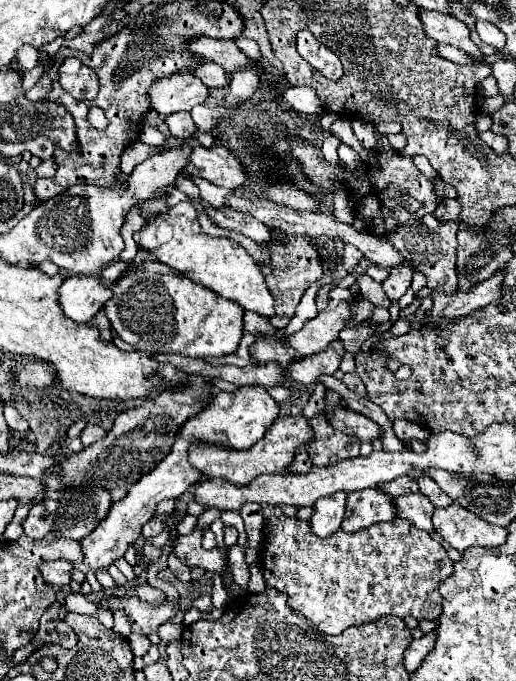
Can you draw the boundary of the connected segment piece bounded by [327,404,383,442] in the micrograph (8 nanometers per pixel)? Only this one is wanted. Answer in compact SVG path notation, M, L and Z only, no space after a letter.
M339 404L333 406L333 418L329 414L327 420L331 422L333 428L359 438L361 442L371 442L373 438L381 438L381 432L383 432L371 418L353 410L345 410Z

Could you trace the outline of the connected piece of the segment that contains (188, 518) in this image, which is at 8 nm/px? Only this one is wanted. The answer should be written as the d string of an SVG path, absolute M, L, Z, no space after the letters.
M186 515L183 520L176 524L176 529L180 535L189 535L193 532L198 517L192 515Z

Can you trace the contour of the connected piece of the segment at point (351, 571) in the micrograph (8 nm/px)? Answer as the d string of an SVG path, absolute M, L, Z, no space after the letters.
M263 506L263 516L265 526L257 562L263 570L267 586L285 592L289 596L287 606L305 618L313 616L313 624L317 618L319 630L323 634L337 636L349 626L373 622L381 616L413 616L417 620L437 620L441 616L441 596L437 590L439 584L453 572L453 562L445 548L431 538L429 532L417 530L415 526L409 526L409 522L395 518L391 522L359 530L357 534L345 534L343 530L337 530L331 534L331 538L317 538L309 532L309 524L305 520L289 518L275 506Z

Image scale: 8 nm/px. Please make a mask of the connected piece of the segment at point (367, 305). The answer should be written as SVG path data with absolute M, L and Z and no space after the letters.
M362 299L352 310L352 315L347 321L344 328L352 327L368 318L373 314L375 306L368 300Z

